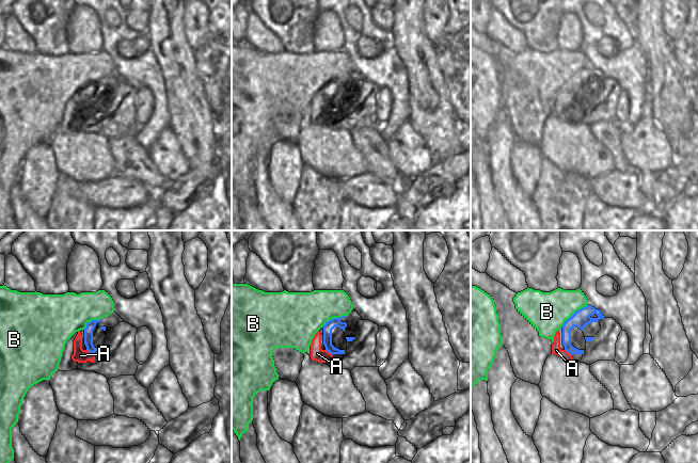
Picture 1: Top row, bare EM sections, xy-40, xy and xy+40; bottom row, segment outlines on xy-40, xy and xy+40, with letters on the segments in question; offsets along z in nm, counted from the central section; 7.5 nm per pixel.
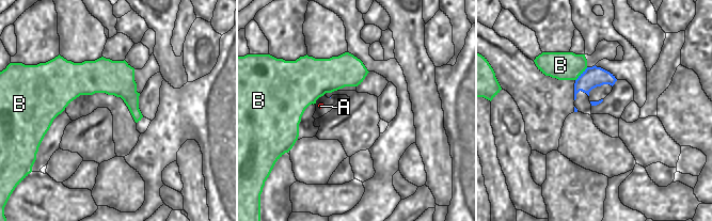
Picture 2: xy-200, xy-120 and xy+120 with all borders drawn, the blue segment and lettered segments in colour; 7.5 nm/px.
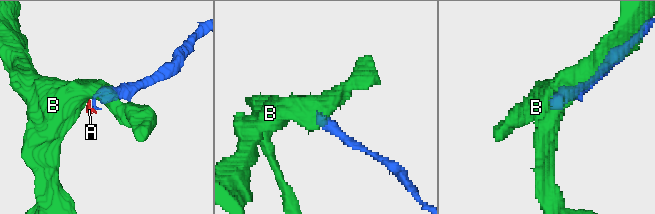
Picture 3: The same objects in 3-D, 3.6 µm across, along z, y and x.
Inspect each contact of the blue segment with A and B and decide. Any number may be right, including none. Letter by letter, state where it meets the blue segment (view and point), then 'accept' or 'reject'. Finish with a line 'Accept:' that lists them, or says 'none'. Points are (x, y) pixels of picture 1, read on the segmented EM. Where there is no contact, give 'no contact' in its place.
A: contact xy-40 (90, 351); accept
B: contact xy+40 (573, 314); reject
Accept: A

